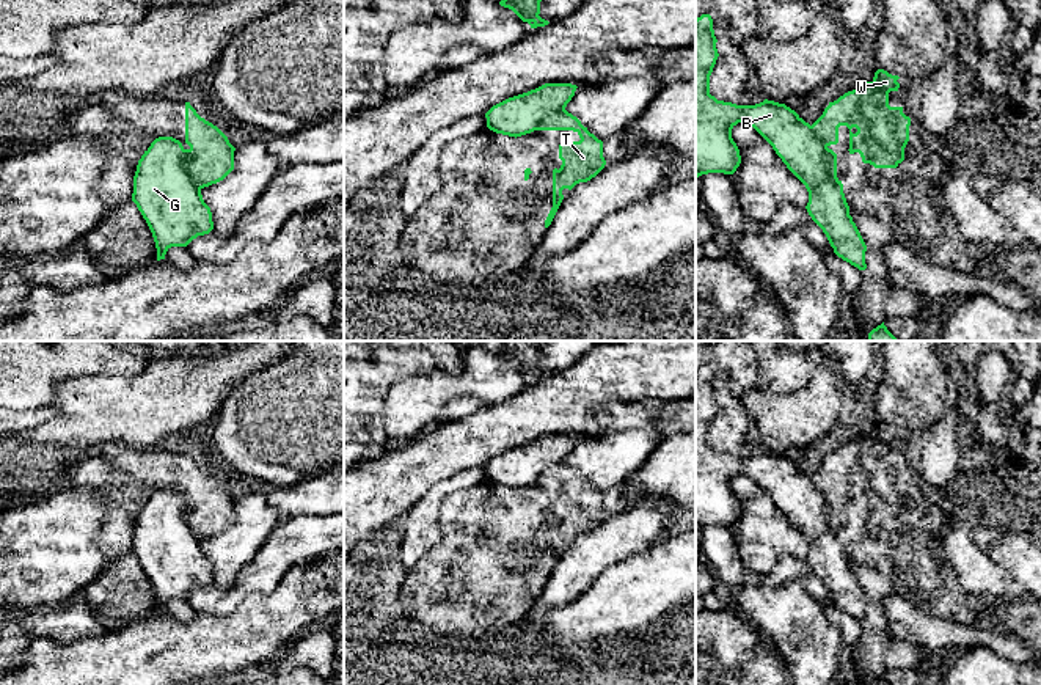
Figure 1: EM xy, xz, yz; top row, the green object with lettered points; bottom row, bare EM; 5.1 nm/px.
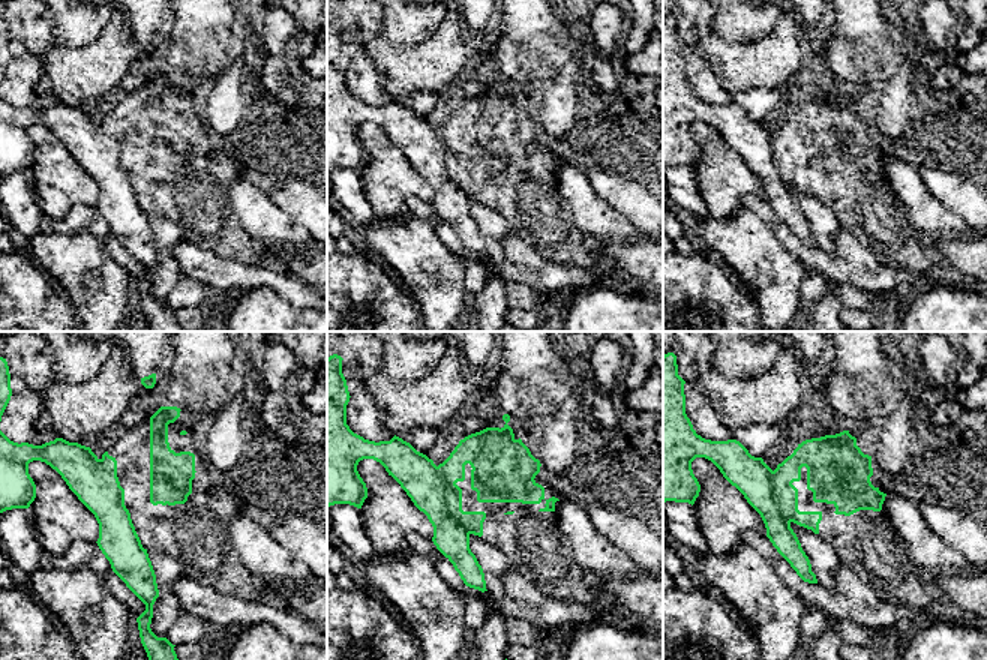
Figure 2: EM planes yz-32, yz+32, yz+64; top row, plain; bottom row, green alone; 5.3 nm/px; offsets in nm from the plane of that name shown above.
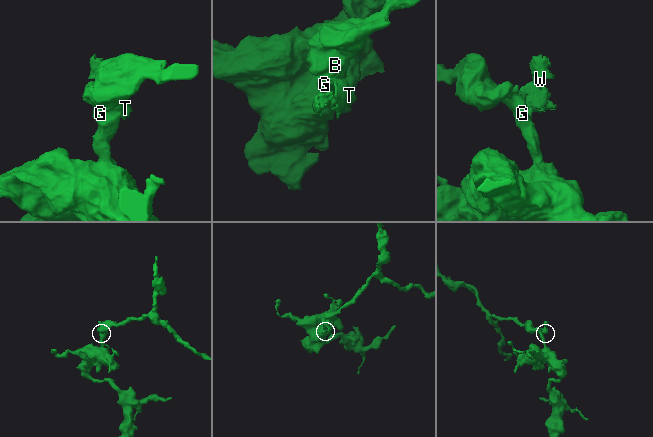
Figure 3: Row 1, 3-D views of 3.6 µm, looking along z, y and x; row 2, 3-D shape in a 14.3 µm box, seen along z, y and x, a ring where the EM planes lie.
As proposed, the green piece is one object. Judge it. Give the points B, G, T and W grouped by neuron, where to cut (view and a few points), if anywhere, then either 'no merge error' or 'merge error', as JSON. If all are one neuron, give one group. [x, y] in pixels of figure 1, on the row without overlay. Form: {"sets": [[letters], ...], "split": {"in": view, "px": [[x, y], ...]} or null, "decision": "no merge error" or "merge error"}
{"sets": [["B", "G"], ["T", "W"]], "split": {"in": "yz", "px": [[810, 478], [826, 500], [826, 523], [842, 542]]}, "decision": "merge error"}

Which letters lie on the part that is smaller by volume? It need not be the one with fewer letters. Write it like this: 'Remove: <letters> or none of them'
Remove: T, W

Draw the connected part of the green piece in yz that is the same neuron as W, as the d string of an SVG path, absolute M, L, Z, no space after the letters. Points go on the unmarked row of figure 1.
M878 421L871 434L845 445L829 454L812 482L826 496L826 520L843 542L837 529L837 506L829 500L838 495L838 479L849 481L849 506L859 504L864 515L875 520L897 520L904 512L909 493L911 470L903 459L889 457L889 445L898 443L900 429Z

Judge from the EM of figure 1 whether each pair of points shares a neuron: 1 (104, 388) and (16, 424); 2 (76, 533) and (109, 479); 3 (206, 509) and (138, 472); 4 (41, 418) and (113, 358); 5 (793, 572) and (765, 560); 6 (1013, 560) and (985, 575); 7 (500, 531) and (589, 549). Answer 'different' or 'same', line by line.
1: different
2: different
3: same
4: different
5: different
6: different
7: different

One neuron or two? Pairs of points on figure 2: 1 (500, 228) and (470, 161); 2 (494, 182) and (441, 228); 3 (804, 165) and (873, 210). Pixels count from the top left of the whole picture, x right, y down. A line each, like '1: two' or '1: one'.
1: two
2: two
3: one

